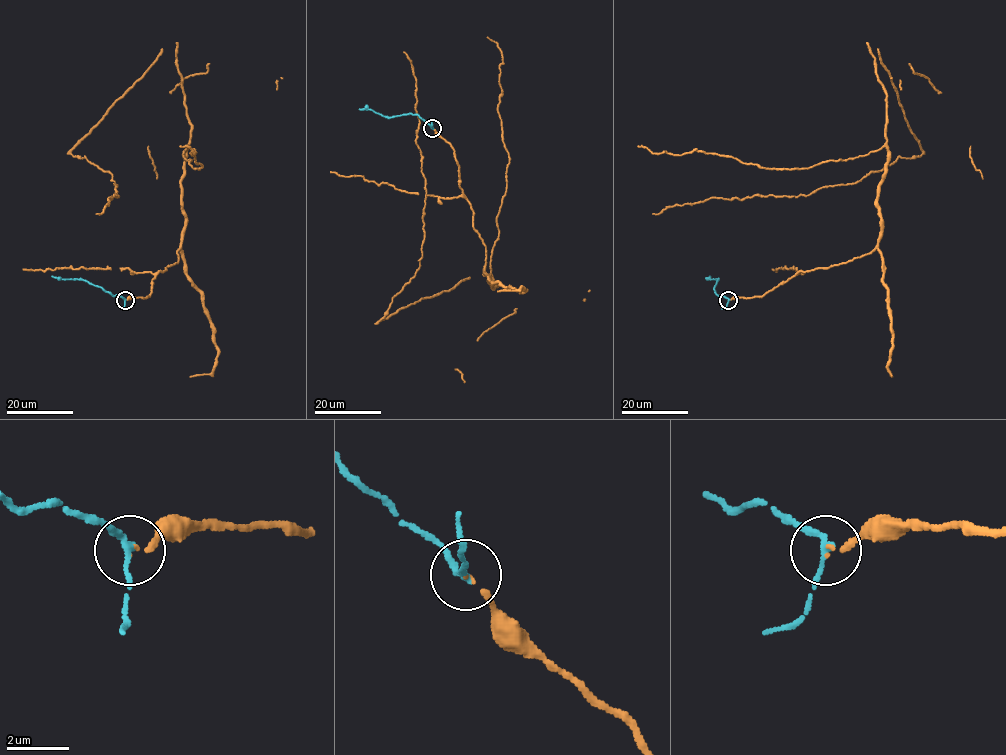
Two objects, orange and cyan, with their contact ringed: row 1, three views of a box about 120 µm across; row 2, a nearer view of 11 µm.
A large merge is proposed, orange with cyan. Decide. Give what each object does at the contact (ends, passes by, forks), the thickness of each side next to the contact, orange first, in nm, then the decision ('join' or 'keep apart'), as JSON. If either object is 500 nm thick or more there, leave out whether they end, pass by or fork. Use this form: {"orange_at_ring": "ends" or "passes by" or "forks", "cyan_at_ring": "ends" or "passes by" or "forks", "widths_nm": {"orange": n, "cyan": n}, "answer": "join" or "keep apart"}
{"orange_at_ring": "ends", "cyan_at_ring": "passes by", "widths_nm": {"orange": 60, "cyan": 190}, "answer": "join"}

